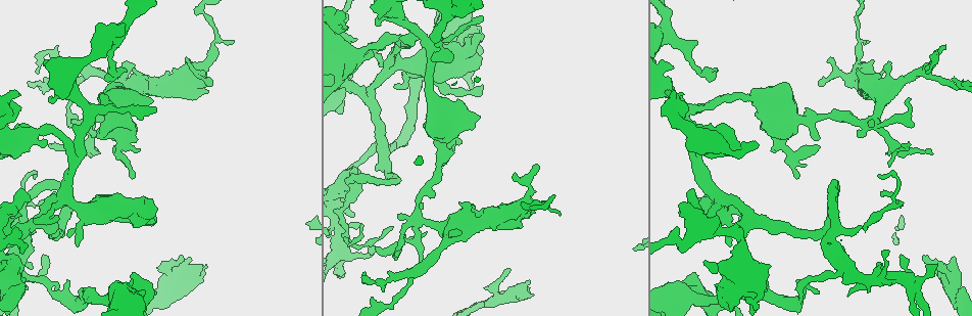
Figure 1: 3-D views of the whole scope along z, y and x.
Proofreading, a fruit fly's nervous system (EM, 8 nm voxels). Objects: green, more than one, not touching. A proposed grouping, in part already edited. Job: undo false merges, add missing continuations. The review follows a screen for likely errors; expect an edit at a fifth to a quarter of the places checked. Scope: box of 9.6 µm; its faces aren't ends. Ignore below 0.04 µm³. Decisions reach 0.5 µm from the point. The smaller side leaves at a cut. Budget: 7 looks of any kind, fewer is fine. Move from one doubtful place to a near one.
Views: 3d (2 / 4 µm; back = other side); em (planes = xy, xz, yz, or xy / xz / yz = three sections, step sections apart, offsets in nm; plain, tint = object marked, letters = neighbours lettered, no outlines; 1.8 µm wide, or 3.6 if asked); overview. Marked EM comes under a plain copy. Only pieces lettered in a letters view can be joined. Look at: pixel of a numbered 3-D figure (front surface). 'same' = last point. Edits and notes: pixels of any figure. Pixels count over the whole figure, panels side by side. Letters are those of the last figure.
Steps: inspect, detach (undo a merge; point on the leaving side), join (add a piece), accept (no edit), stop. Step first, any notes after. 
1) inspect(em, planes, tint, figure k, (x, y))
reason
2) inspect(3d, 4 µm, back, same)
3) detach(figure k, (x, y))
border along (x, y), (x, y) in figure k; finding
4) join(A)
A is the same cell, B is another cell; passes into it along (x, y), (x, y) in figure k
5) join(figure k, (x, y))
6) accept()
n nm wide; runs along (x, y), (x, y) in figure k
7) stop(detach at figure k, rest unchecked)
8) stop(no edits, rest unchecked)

inspect(3d, 2 µm, figure 1, (898, 278))
sharp bend

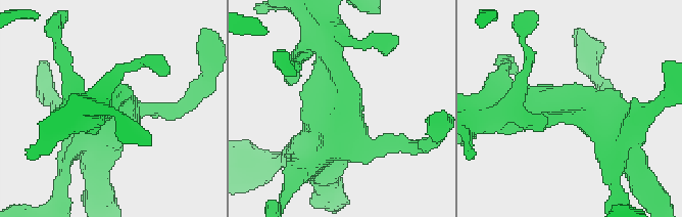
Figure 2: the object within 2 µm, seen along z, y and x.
inspect(em, 3.6 µm, planes, letters, figure 2, (573, 102))
shape alone is not enough

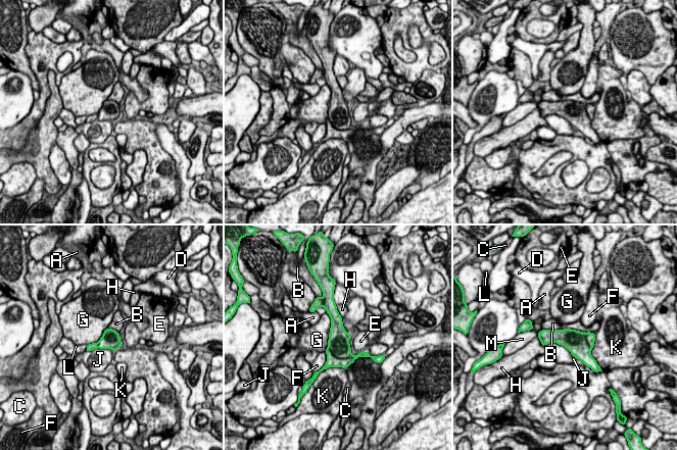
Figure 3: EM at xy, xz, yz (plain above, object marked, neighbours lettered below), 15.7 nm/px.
accept()
A, B, C, D, E, F, G, H, J, K, L and M are other cells; border along (326, 311), (330, 333), (324, 351) in figure 3; continuous, no second cell

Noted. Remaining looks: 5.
inspect(em, planes, letters, figure 1, (530, 280))
thick end

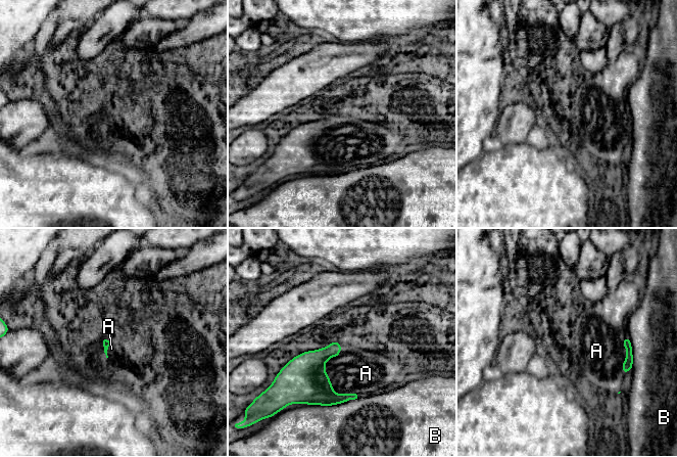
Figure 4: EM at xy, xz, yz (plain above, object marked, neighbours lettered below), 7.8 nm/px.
join(A)
A is the same cell, B is another cell; it goes on there

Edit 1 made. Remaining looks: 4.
inspect(3d, 2 µm, back, figure 1, (338, 189))
abrupt turn

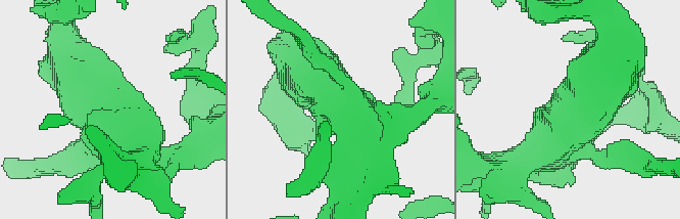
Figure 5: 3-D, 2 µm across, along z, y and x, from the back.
inspect(em, yz, step 16, tint, figure 5, (574, 124))
shape alone is not enough

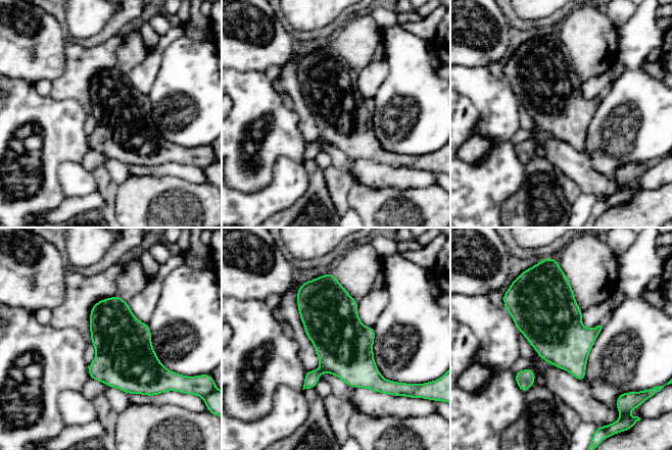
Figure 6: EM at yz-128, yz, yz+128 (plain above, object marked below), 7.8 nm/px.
inspect(em, planes, letters, same)
another direction

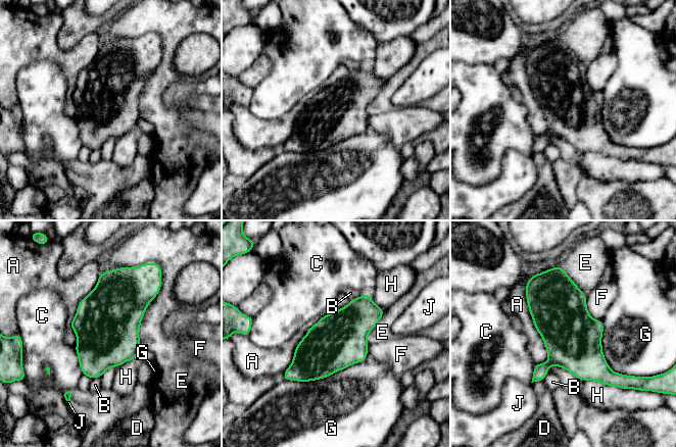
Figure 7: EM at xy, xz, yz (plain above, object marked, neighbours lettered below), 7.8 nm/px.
accept()
A, B, C, D, E, F, G, H and J are other cells; border along (526, 282), (544, 364) in figure 7; one cell here

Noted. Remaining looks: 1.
stop(join at figure 4, rest unchecked)

